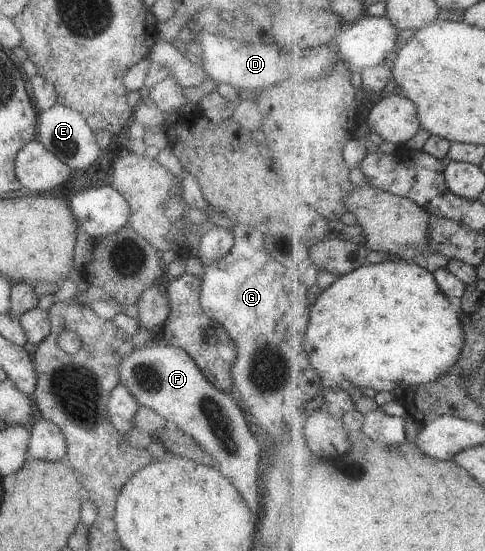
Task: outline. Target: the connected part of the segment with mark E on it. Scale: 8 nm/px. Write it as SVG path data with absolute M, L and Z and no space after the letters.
M54 103L50 108L40 112L37 119L36 140L70 170L76 170L76 168L82 170L98 158L100 150L96 145L94 134L95 132L88 126L83 116L62 104Z

